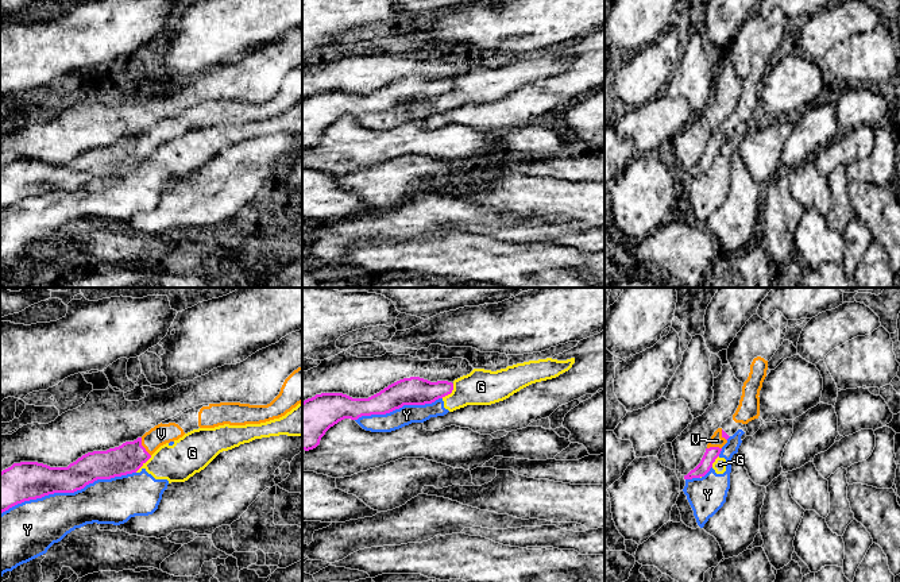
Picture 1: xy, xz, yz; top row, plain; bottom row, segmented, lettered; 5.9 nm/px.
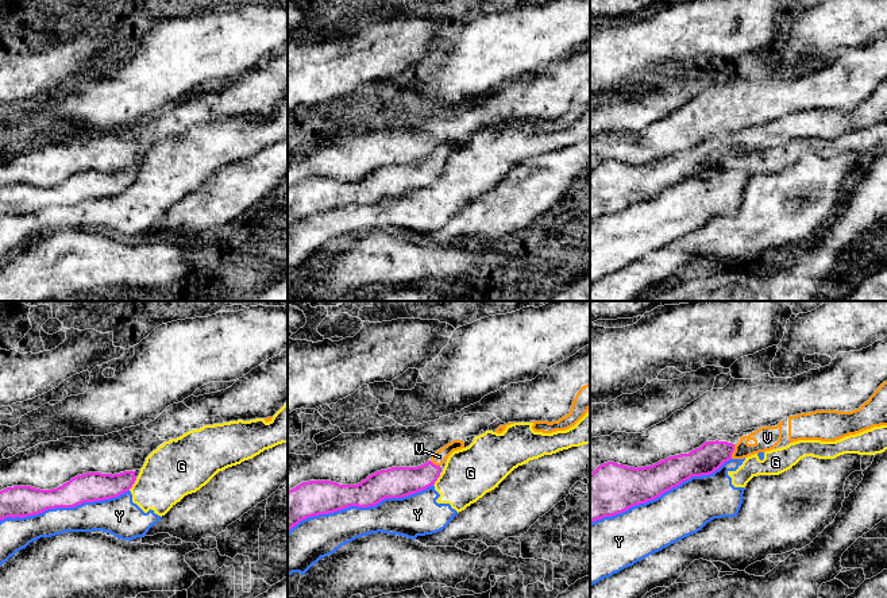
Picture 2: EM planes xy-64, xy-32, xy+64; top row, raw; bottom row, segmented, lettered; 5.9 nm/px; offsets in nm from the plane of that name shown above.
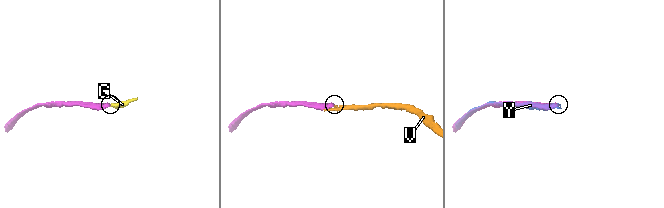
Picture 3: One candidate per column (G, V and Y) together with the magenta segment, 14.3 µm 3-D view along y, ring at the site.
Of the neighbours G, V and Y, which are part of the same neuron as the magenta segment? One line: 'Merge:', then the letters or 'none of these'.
Merge: V

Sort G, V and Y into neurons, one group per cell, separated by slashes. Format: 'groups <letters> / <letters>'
groups G Y / V

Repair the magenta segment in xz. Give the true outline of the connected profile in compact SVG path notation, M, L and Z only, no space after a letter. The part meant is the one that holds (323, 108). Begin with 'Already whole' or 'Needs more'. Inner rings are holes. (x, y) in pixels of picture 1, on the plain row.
Already whole. M420 74L399 77L368 96L343 90L321 90L302 100L302 147L320 142L325 130L344 116L386 112L403 103L425 103L451 92L453 81L430 80Z

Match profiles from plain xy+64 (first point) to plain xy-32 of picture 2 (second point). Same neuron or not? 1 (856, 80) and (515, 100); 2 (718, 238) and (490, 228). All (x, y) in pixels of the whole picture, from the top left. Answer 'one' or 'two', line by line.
1: one
2: one

